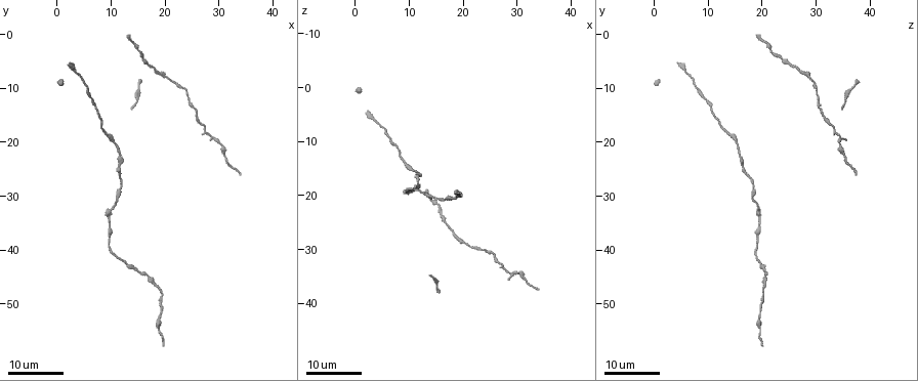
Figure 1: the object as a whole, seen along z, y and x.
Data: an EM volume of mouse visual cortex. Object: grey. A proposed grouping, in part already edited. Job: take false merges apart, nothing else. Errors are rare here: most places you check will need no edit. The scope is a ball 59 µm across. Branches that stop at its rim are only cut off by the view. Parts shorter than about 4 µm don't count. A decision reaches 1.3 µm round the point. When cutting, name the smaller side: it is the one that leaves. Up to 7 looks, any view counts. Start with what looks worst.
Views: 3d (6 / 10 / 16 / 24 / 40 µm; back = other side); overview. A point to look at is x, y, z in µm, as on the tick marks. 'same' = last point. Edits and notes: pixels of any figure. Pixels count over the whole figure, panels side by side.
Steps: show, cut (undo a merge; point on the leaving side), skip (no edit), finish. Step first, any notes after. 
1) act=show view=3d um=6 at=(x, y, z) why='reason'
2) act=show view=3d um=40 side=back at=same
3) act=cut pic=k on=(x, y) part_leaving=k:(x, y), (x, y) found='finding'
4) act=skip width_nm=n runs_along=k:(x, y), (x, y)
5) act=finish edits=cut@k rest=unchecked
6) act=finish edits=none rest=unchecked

act=show view=3d um=16 at=(28.5, 19.0, 34.5) why='sudden change in width'

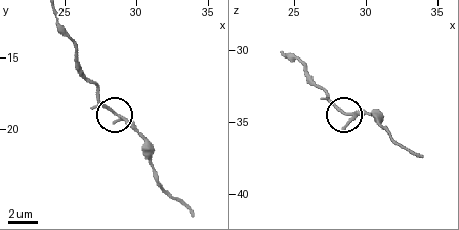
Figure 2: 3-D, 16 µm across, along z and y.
act=show view=3d um=6 at=(28.6, 18.8, 34.2)

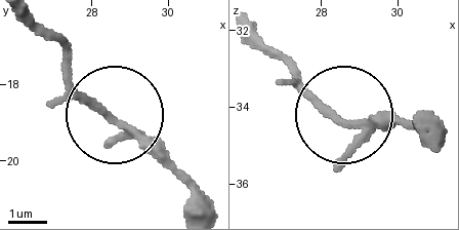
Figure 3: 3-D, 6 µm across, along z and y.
act=skip runs_along=3:(253, 30), (341, 115), (436, 118) found='continuous, no second cell'

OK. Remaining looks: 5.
act=show view=3d um=24 at=(11.0, 20.0, 15.5)

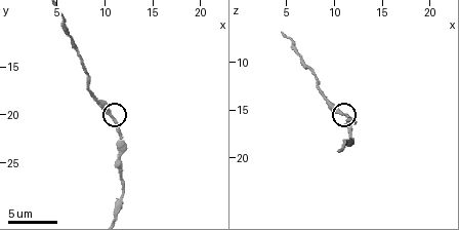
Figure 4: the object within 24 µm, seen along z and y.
act=show view=3d um=10 at=(11.0, 20.4, 15.2) why='zoom in'

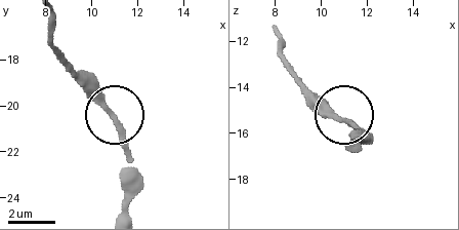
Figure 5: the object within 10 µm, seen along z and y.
act=skip side_arm_um=28 runs_along=5:(47, 16), (49, 40), (108, 111), (127, 157), (125, 167) found='one cell here'

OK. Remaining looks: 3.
act=show view=3d um=24 at=(19.0, 52.0, 19.5) why='calibre changes'

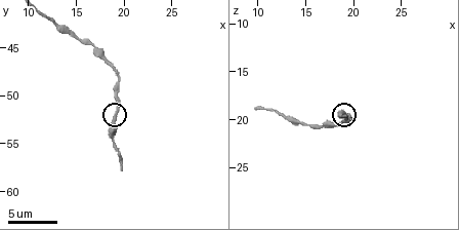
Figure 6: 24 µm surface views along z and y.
act=show view=3d um=6 at=same

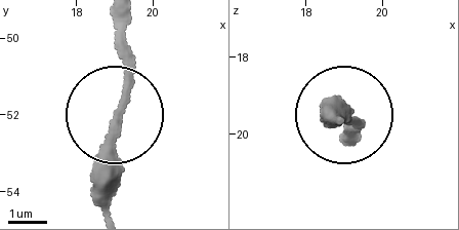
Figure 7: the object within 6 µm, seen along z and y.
act=skip width_nm=240 runs_along=7:(127, 25), (108, 208) found='all the same cell'

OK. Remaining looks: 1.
act=show view=3d um=10 at=(11.2, 30.2, 18.4) why='calibre changes'

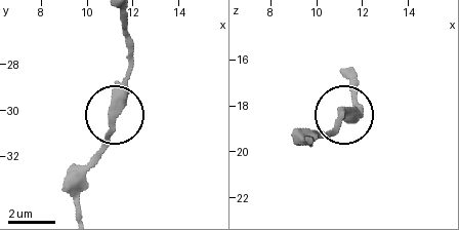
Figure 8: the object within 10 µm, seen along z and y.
act=skip found='all the same cell'

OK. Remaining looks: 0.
act=finish edits=none rest=unchecked

